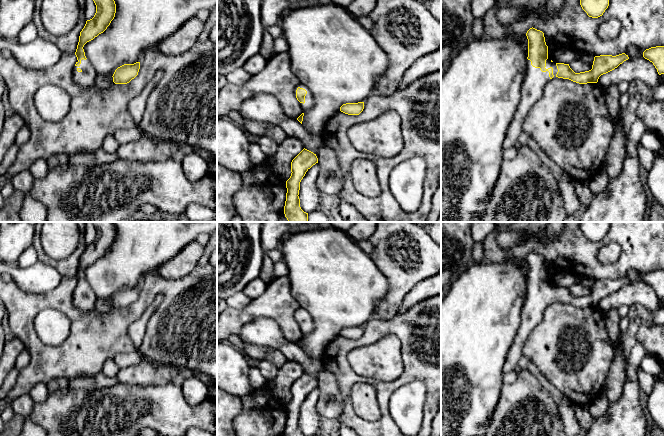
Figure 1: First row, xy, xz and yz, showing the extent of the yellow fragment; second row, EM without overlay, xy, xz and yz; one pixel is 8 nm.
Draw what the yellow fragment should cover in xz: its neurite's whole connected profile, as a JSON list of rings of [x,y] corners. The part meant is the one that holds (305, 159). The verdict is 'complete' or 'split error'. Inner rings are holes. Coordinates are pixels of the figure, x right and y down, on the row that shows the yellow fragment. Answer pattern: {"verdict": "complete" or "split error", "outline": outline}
{"verdict": "complete", "outline": [[[303,149],[291,162],[291,176],[286,181],[286,201],[284,214],[289,222],[308,222],[308,213],[300,207],[300,182],[306,172],[316,163],[318,158],[313,152]]]}

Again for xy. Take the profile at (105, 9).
{"verdict": "split error", "outline": [[[93,0],[96,5],[94,17],[86,21],[80,32],[79,42],[75,55],[76,64],[73,69],[73,79],[76,84],[83,88],[95,85],[96,72],[85,56],[84,45],[103,33],[115,17],[116,4],[114,0]]]}

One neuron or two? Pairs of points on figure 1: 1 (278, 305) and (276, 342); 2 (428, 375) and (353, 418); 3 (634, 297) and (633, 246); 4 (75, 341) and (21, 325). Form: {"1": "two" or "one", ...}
{"1": "two", "2": "one", "3": "two", "4": "one"}

